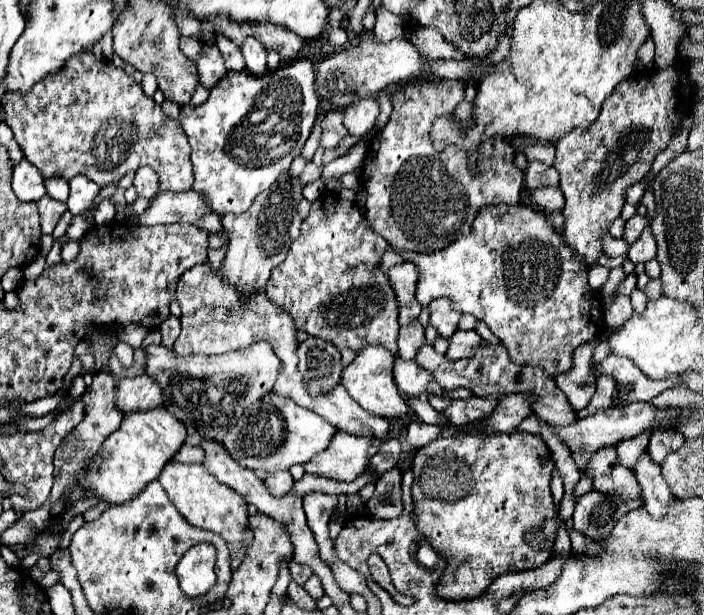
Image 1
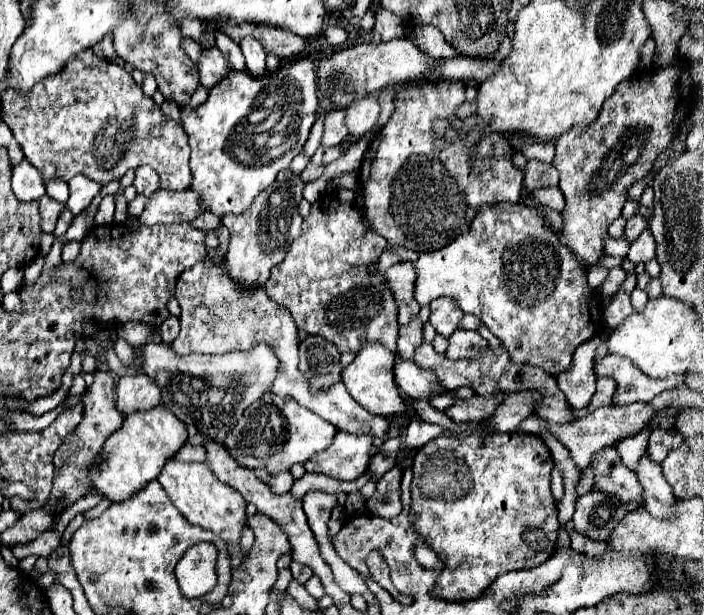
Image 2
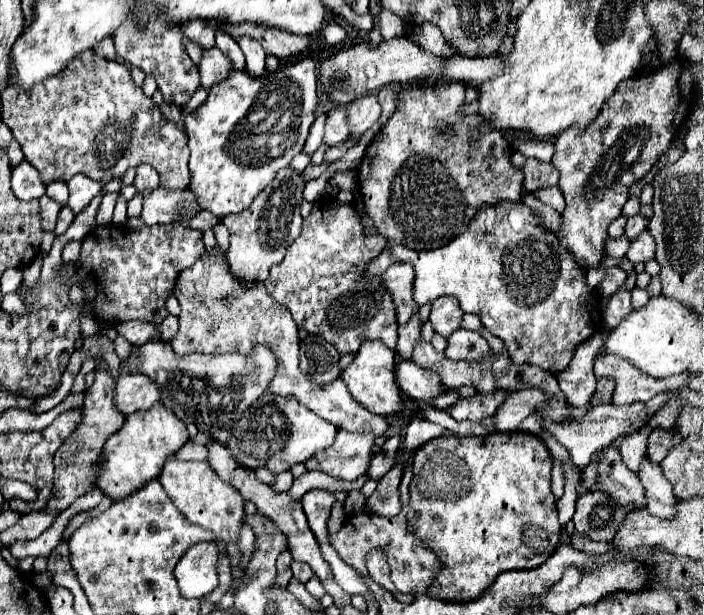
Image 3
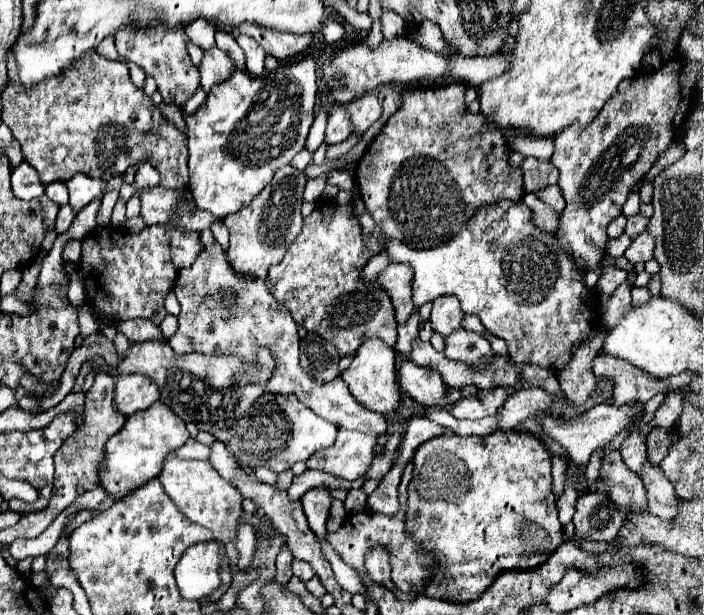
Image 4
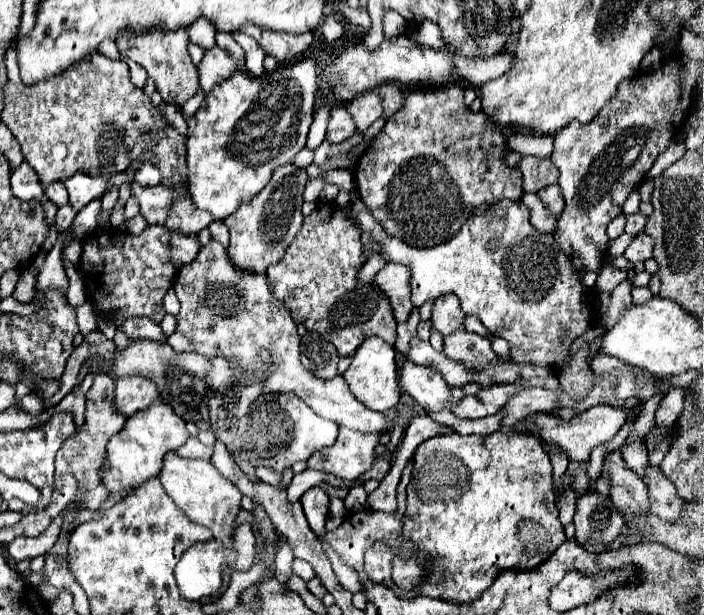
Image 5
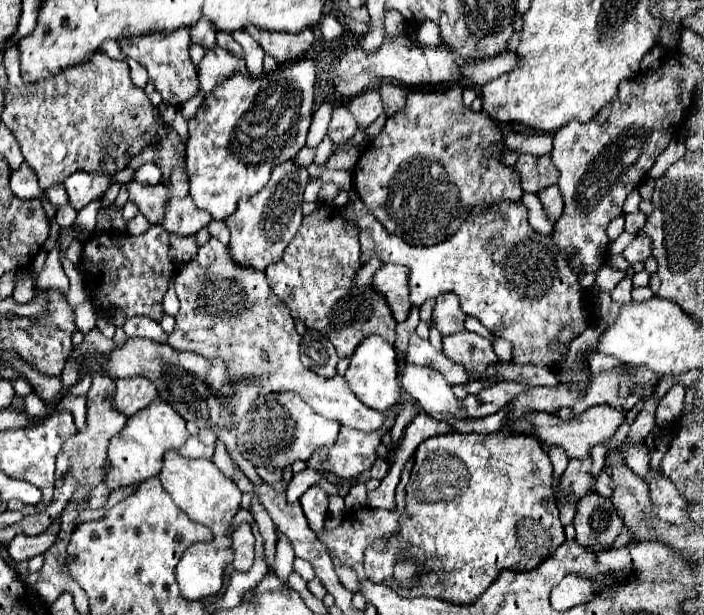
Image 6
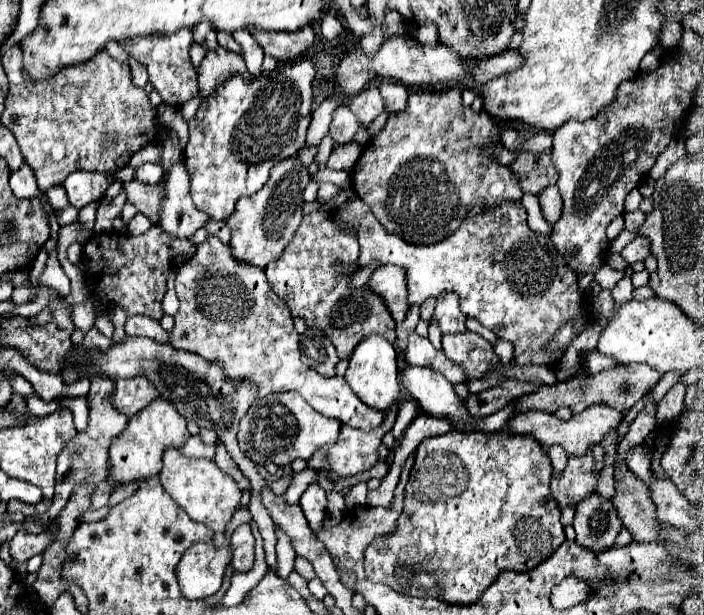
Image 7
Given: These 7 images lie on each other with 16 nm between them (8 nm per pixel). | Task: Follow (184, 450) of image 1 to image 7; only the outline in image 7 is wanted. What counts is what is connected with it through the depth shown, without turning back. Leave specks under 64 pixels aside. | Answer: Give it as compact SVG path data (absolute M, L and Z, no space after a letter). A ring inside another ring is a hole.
M192 436L182 448L180 454L184 456L192 456L192 458L212 458L214 456L214 446L206 446L202 444L202 440L198 436Z

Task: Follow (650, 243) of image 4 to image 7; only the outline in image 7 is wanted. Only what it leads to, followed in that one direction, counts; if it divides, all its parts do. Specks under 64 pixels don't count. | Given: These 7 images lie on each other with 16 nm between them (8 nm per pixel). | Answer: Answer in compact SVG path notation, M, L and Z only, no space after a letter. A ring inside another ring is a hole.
M636 236L622 252L622 258L628 262L628 264L634 264L638 260L646 260L650 256L650 240L644 238L644 236Z

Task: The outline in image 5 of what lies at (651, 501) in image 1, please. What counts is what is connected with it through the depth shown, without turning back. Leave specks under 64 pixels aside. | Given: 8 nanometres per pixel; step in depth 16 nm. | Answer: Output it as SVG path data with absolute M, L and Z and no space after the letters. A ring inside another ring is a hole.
M650 464L644 470L642 476L646 488L648 488L648 500L650 500L650 514L668 520L668 522L676 522L680 520L682 514L682 504L684 500L676 494L674 484L662 474L660 468L652 468Z

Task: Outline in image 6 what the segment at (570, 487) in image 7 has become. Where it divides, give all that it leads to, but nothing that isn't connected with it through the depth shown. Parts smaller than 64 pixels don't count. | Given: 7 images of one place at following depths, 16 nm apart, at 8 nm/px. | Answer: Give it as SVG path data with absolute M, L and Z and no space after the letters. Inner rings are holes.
M590 458L588 460L570 460L568 468L562 476L562 482L556 484L554 482L554 496L558 500L564 500L566 494L574 494L576 500L580 500L582 496L586 496L588 492L592 492L594 488L594 478L588 474L590 470Z

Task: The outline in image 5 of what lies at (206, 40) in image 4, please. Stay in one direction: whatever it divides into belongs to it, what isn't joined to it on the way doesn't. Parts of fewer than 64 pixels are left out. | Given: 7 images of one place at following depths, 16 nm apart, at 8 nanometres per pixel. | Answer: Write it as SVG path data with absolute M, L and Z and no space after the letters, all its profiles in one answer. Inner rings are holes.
M196 20L196 24L192 24L192 28L186 28L186 32L190 36L190 42L198 44L204 50L216 46L216 42L214 42L216 28L212 28L212 24L208 24L208 20Z

